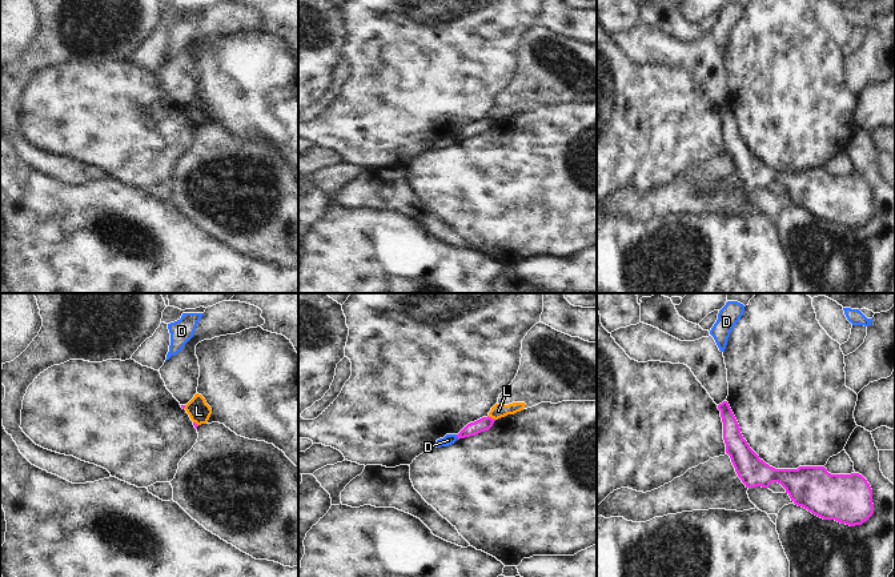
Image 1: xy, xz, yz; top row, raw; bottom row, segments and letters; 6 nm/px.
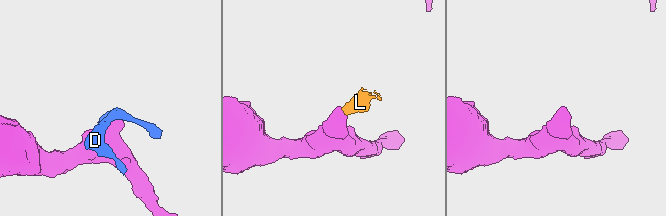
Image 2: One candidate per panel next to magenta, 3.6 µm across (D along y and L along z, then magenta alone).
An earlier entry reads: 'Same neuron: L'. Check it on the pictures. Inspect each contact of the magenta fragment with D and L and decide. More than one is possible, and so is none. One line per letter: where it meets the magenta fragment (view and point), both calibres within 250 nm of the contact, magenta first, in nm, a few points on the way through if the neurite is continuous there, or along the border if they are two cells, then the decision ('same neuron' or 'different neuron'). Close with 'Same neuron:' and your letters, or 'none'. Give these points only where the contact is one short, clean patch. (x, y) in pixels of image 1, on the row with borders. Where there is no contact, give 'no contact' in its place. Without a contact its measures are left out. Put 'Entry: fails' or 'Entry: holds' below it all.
D: contact xz (457, 436); calibres 80 and 70 nm; border xz (456, 435), (458, 439); different neuron
L: contact xz (490, 417); calibres 80 and 90 nm; border xz (488, 416), (494, 420); different neuron
Same neuron: none
Entry: fails

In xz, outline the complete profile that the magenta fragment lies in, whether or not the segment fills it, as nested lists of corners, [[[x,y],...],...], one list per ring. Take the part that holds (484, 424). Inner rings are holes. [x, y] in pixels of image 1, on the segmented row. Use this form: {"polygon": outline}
{"polygon": [[[482,417],[474,422],[467,424],[458,434],[458,440],[459,438],[465,438],[465,437],[470,437],[470,436],[475,436],[481,432],[489,430],[493,424],[494,424],[494,418],[491,417]]]}

